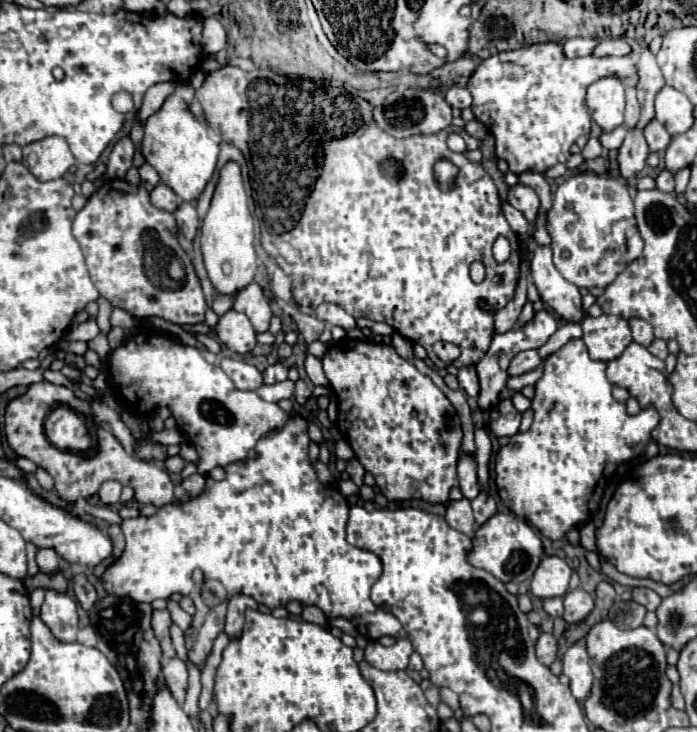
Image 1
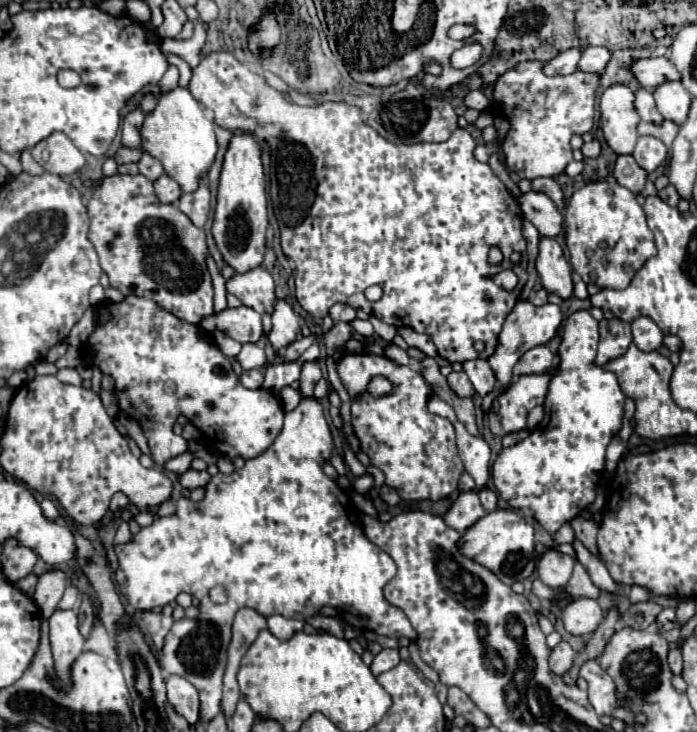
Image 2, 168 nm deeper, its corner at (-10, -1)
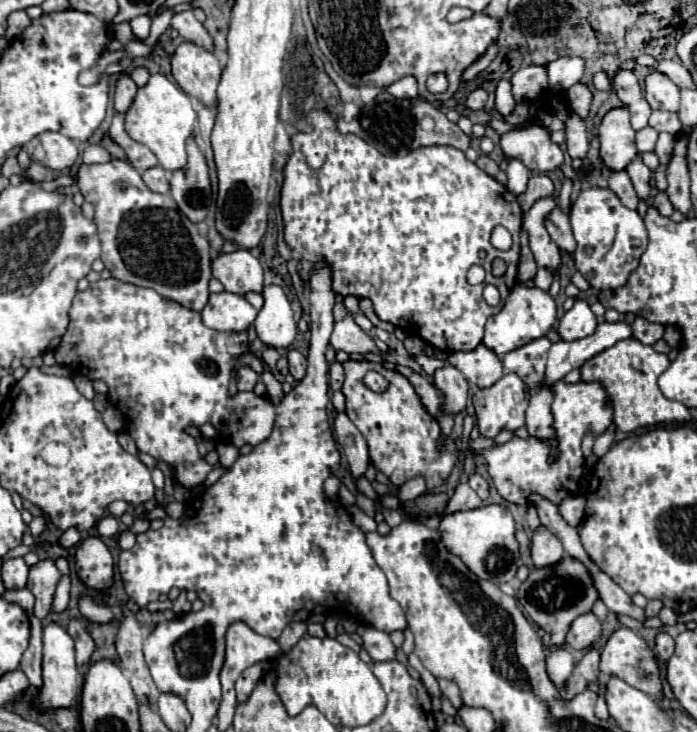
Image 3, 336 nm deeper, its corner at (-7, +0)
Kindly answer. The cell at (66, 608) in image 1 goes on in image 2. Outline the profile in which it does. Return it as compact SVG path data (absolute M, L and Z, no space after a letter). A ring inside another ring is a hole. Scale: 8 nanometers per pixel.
M55 609L55 613L49 617L49 629L55 671L63 683L69 683L69 667L83 653L85 645L85 639L79 631L77 611Z

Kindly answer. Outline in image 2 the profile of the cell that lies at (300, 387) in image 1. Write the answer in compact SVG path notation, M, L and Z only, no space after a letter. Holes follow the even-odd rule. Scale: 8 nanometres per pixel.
M305 363L301 369L301 395L313 397L313 387L321 379L321 369L317 363Z

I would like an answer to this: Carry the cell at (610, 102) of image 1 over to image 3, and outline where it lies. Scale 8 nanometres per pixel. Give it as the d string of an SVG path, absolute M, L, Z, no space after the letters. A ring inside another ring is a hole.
M628 108L610 110L598 128L598 138L600 158L612 172L624 170L628 162L636 158L636 142Z

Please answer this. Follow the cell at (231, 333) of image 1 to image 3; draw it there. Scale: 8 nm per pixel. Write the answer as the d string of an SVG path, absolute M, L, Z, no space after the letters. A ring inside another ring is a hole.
M218 292L210 294L208 304L202 310L202 322L212 330L222 332L242 332L256 320L254 306L238 294Z

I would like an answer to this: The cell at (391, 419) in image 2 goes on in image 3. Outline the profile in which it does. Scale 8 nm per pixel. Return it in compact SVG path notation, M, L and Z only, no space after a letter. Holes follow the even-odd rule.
M348 360L344 364L344 370L346 370L346 380L342 392L346 396L346 414L360 430L360 434L366 438L370 450L370 462L374 464L374 468L384 472L394 486L402 486L406 480L414 476L424 476L430 490L444 484L456 462L454 440L446 438L444 450L442 452L436 450L440 438L440 426L428 414L428 410L424 410L418 394L414 392L414 386L396 370L386 370L382 364L374 362ZM368 370L380 372L388 380L388 388L382 394L376 394L364 384L364 374Z

